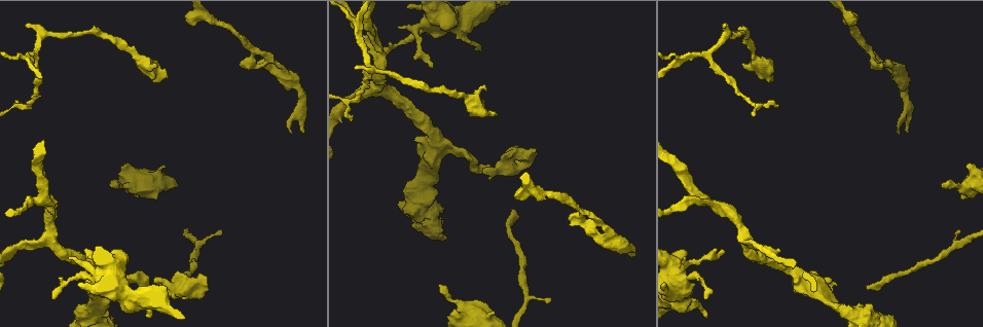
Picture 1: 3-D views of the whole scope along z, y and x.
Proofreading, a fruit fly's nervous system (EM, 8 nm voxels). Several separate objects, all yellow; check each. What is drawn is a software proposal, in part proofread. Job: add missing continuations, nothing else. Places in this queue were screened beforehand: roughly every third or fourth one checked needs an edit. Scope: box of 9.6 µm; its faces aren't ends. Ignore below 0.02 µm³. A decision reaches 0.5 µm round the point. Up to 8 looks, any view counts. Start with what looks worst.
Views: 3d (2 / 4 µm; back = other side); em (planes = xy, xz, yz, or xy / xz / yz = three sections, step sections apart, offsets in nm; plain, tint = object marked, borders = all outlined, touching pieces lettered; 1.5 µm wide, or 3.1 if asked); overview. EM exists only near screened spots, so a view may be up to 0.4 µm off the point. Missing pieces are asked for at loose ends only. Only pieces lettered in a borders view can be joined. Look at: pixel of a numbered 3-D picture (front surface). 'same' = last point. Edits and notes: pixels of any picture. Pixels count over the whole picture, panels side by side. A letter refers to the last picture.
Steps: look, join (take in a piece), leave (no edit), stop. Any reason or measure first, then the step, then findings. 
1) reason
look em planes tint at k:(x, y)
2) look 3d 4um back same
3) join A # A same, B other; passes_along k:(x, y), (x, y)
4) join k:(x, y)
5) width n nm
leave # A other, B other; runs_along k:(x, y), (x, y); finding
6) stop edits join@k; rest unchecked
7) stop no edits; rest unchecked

thin end
look em xy step 8 tint at 1:(722, 250)

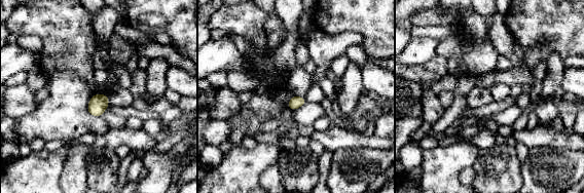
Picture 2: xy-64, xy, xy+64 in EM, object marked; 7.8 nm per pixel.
look em planes borders same

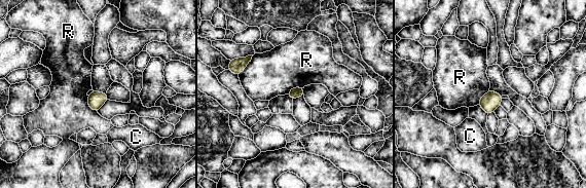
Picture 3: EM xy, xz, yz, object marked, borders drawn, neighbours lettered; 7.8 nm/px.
leave # C other, R other; no lettered piece goes on from it

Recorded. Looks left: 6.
an open end
look 3d 2um at 1:(303, 133)

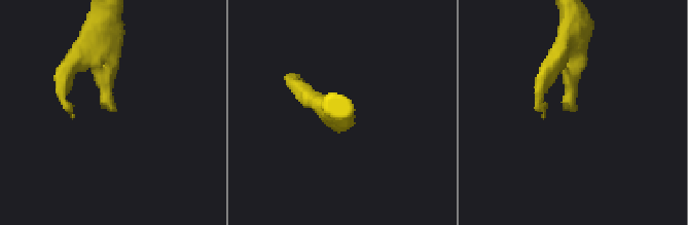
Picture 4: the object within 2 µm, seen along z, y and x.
look em yz step 4 tint at 4:(115, 109)

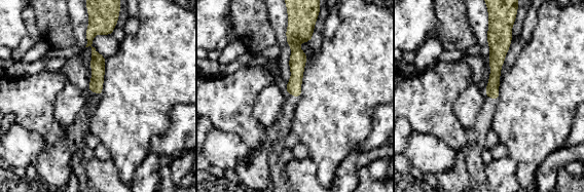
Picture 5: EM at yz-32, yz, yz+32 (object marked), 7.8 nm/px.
look em planes borders same

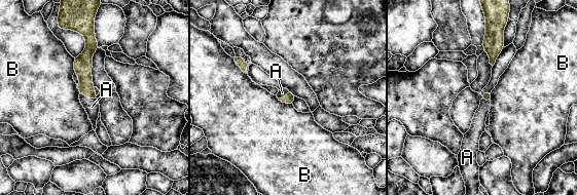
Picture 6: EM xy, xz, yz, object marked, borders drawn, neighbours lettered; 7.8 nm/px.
join A # A same, B other; the neuron continues

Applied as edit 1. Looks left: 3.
thin end
look 3d 4um at 1:(867, 288)

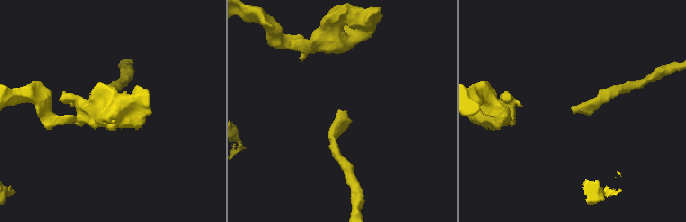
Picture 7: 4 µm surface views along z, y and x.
need the tissue
look em planes borders at 7:(572, 108)

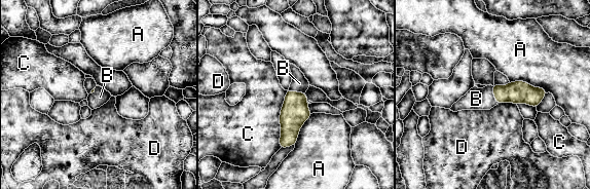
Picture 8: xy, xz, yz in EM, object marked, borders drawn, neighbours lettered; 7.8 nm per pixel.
join B # A other, B same, C other, D other; passes_along 8:(519, 91), (493, 95), (476, 99); the neuron continues

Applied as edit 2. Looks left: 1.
stop edits join@6, join@8; rest unchecked

